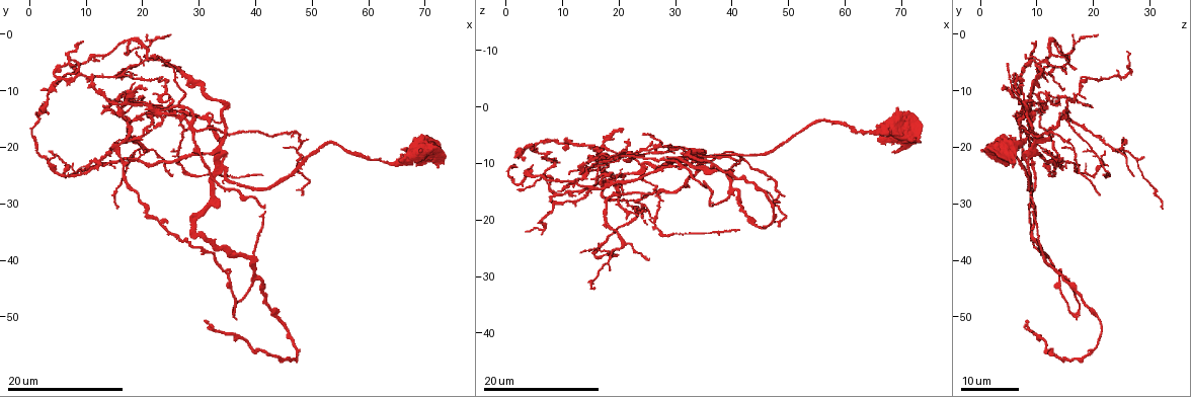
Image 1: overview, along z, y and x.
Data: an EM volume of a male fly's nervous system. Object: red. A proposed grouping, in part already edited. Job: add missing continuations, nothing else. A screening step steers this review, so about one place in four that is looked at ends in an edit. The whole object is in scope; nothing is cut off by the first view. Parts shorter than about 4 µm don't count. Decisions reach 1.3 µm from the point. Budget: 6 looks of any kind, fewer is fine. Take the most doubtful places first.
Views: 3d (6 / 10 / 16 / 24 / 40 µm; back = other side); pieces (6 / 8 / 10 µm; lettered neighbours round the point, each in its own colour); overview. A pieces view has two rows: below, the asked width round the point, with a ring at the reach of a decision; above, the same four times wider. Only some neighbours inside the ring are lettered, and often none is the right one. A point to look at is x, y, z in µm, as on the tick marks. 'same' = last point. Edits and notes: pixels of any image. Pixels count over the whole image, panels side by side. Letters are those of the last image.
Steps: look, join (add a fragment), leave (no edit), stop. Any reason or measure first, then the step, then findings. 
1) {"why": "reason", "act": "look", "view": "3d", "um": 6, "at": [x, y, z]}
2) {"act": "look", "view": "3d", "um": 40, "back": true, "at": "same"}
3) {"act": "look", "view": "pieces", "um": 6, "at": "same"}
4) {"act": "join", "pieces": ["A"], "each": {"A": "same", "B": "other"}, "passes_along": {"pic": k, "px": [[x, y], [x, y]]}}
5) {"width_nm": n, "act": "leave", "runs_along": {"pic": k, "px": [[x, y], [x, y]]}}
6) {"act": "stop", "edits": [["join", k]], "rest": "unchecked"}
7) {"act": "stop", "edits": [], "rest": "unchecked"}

{"why": "branch stops here", "act": "look", "view": "3d", "um": 16, "at": [41.0, 25.0, 22.0]}

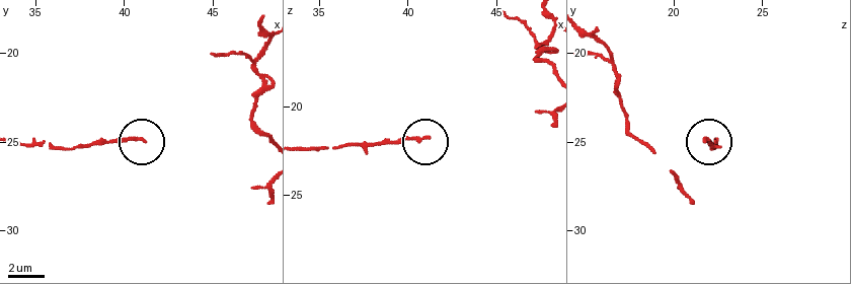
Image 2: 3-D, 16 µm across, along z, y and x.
{"act": "look", "view": "pieces", "um": 10, "at": [41.1, 24.9, 21.7]}

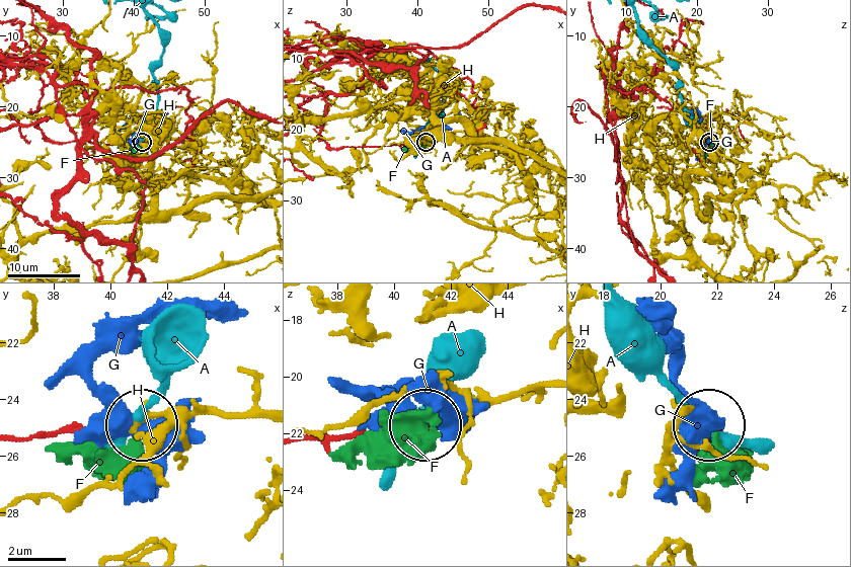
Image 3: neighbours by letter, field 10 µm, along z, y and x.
{"act": "leave", "each": {"A": "other", "F": "other", "G": "other", "H": "other"}, "runs_along": {"pic": 3, "px": [[21, 438], [142, 426]]}, "found": "no lettered fragment goes on from it"}

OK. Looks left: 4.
{"why": "tapers out", "act": "look", "view": "3d", "um": 24, "at": [24.0, 5.0, 5.0]}

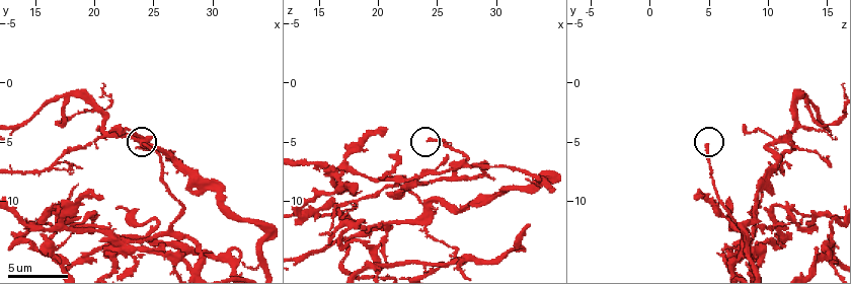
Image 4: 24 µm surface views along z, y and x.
{"why": "what lies round it", "act": "look", "view": "pieces", "um": 10, "at": [24.2, 5.2, 4.8]}

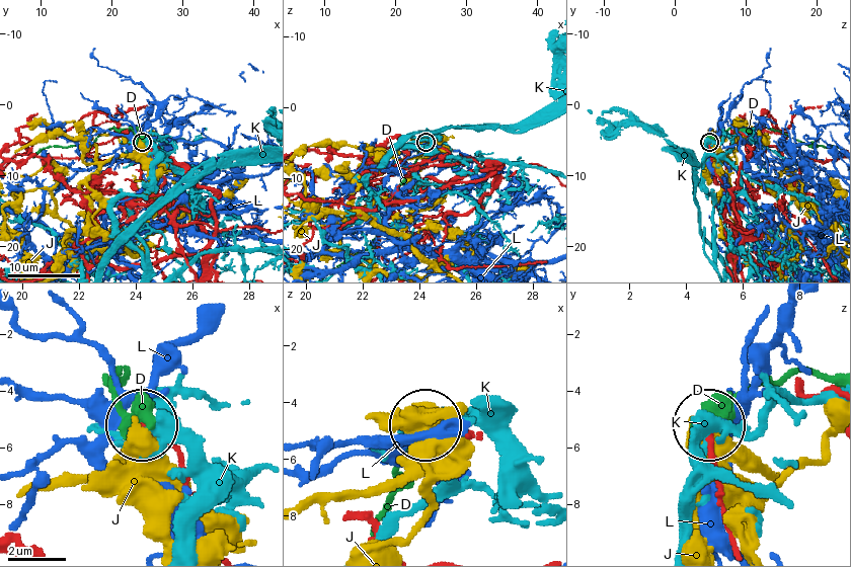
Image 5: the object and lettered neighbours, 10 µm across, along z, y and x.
{"width_nm": 160, "act": "leave", "each": {"D": "other", "J": "other", "K": "other", "L": "other"}, "runs_along": {"pic": 5, "px": [[735, 543], [717, 491], [710, 428]]}, "found": "no lettered fragment goes on from it"}

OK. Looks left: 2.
{"why": "free end", "act": "look", "view": "pieces", "um": 8, "at": [20.6, 9.8, 4.0]}

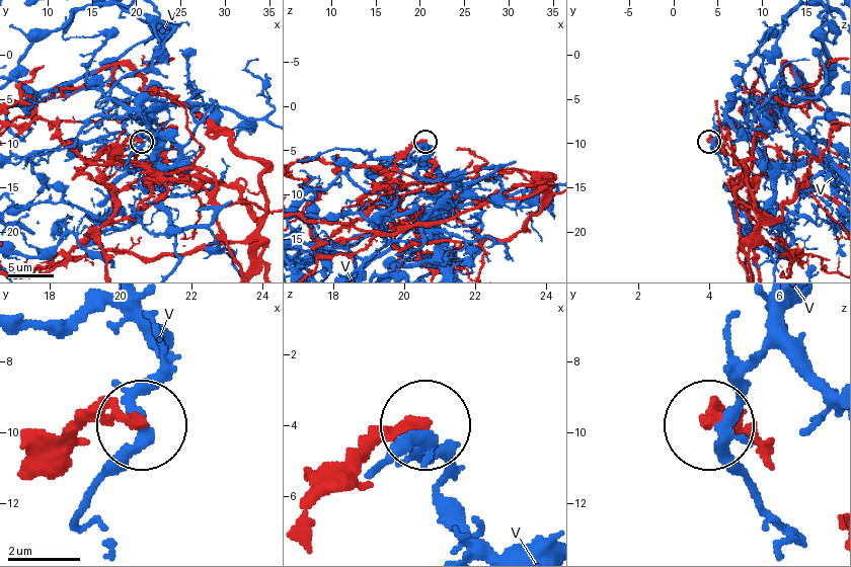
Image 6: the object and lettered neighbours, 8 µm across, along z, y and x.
{"act": "leave", "each": {"V": "other"}, "runs_along": {"pic": 6, "px": [[215, 199], [202, 188], [115, 162], [127, 142], [140, 141]]}, "found": "none of them fits"}

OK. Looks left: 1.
{"act": "stop", "edits": [], "rest": "unchecked"}

